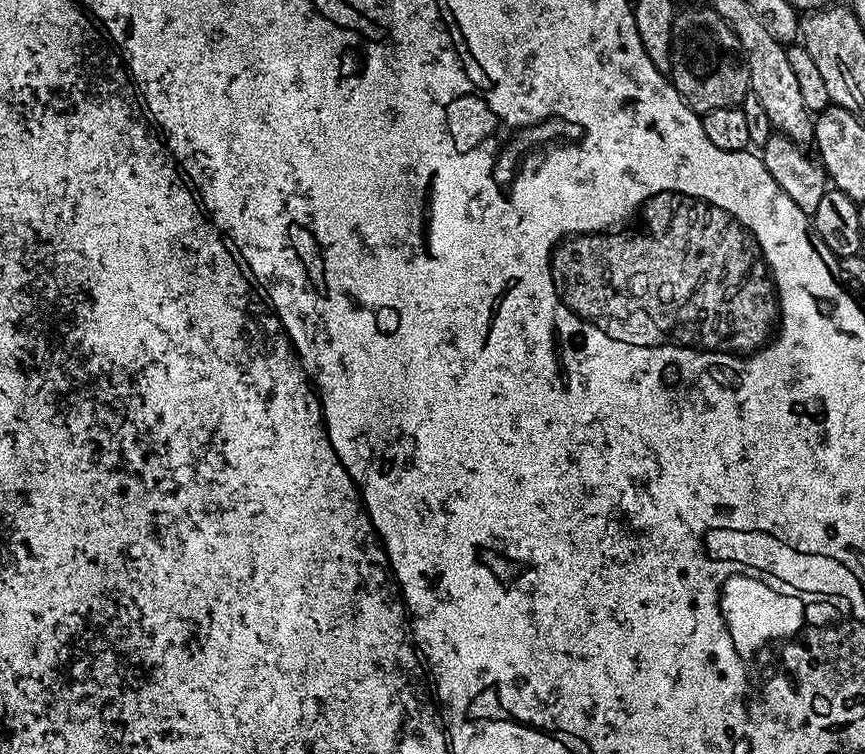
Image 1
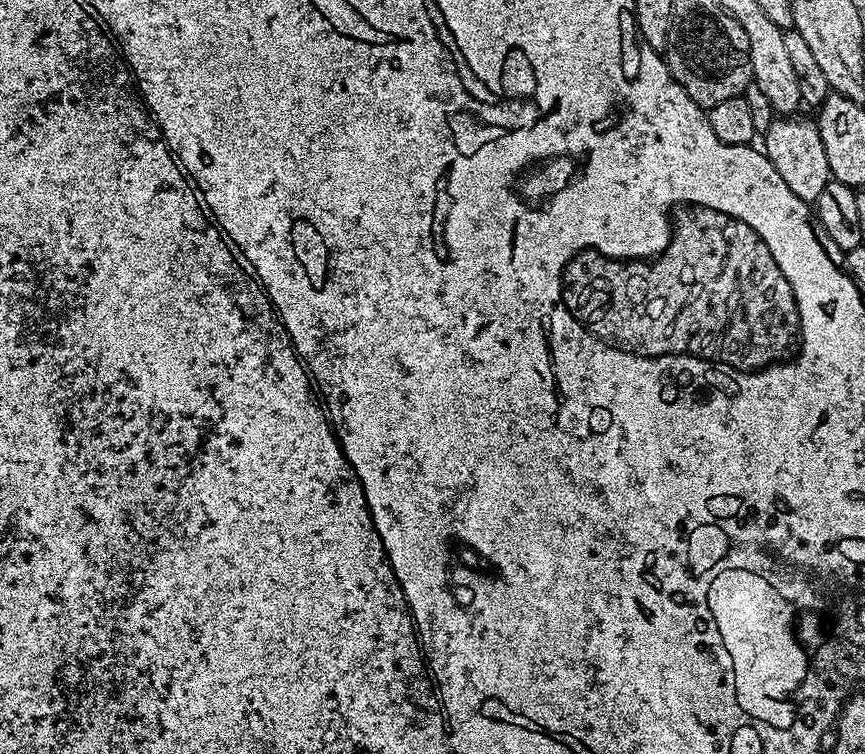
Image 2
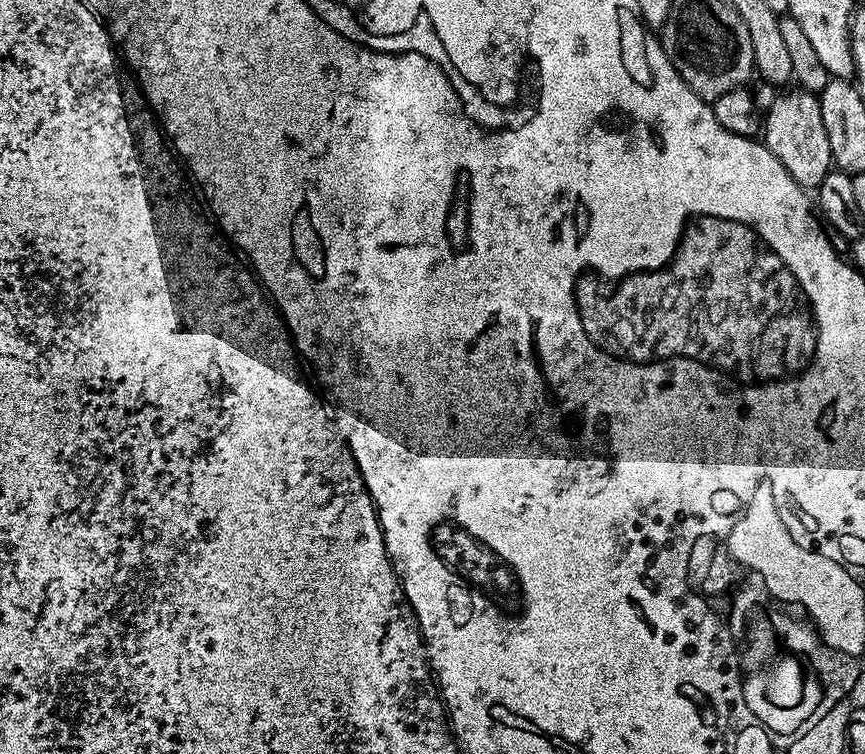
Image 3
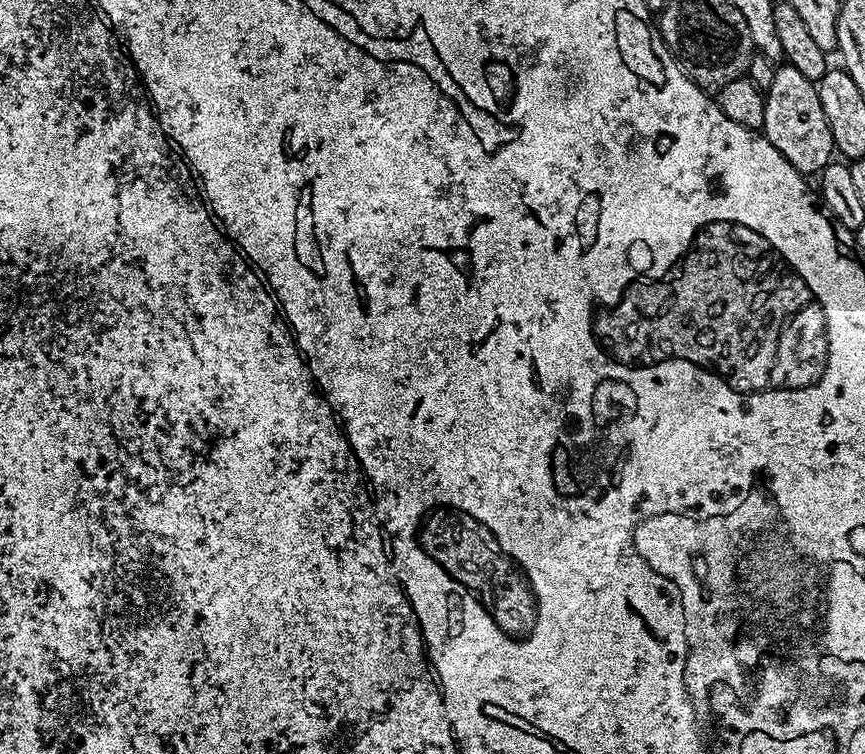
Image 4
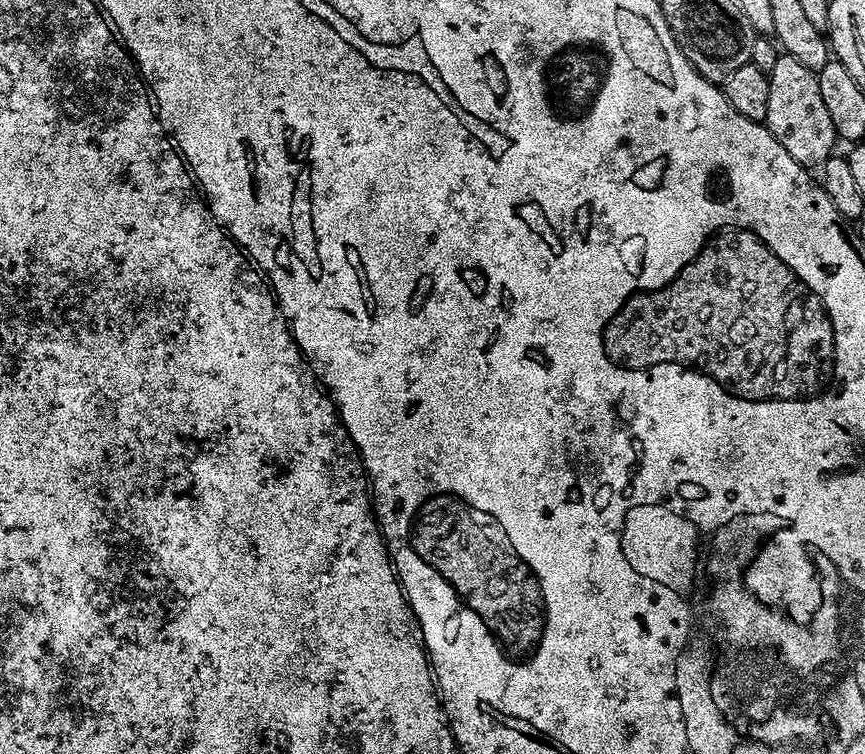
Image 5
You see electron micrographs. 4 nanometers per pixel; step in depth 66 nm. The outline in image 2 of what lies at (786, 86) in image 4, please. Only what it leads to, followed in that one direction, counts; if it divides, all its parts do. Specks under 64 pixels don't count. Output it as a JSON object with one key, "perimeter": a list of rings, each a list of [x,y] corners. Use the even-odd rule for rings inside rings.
{"perimeter":[[[796,118],[773,119],[770,130],[762,133],[762,151],[769,162],[778,170],[778,178],[790,186],[793,194],[798,194],[805,202],[814,202],[826,190],[832,179],[830,162],[826,162],[826,146],[822,146],[820,125],[815,119],[792,120]]]}

